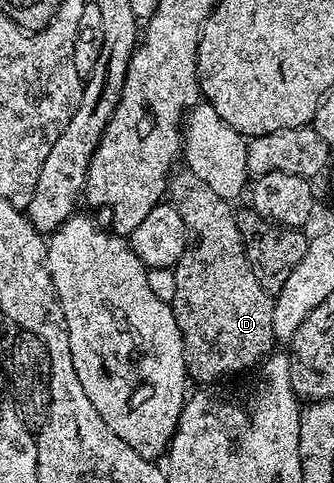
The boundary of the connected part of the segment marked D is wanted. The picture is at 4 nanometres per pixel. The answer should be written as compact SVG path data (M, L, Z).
M184 168L182 172L173 173L171 175L168 189L166 191L167 197L170 199L172 205L178 208L178 216L182 216L182 220L186 224L190 235L191 244L186 248L186 252L182 256L182 260L174 268L176 275L176 284L171 291L170 305L172 308L172 315L180 329L180 335L184 341L184 361L188 363L188 377L189 379L198 381L200 384L212 384L208 382L216 382L219 378L224 378L227 374L240 374L243 370L251 371L253 368L260 365L269 354L274 350L274 339L272 337L272 321L274 320L274 308L272 303L274 301L273 295L267 294L262 288L262 284L258 280L258 276L254 276L250 260L246 256L246 248L244 247L244 237L242 232L238 232L238 224L236 223L236 215L234 213L234 206L229 199L218 196L218 192L214 192L214 188L210 188L210 184L206 184L203 180L198 180L198 176L194 176L192 171Z

